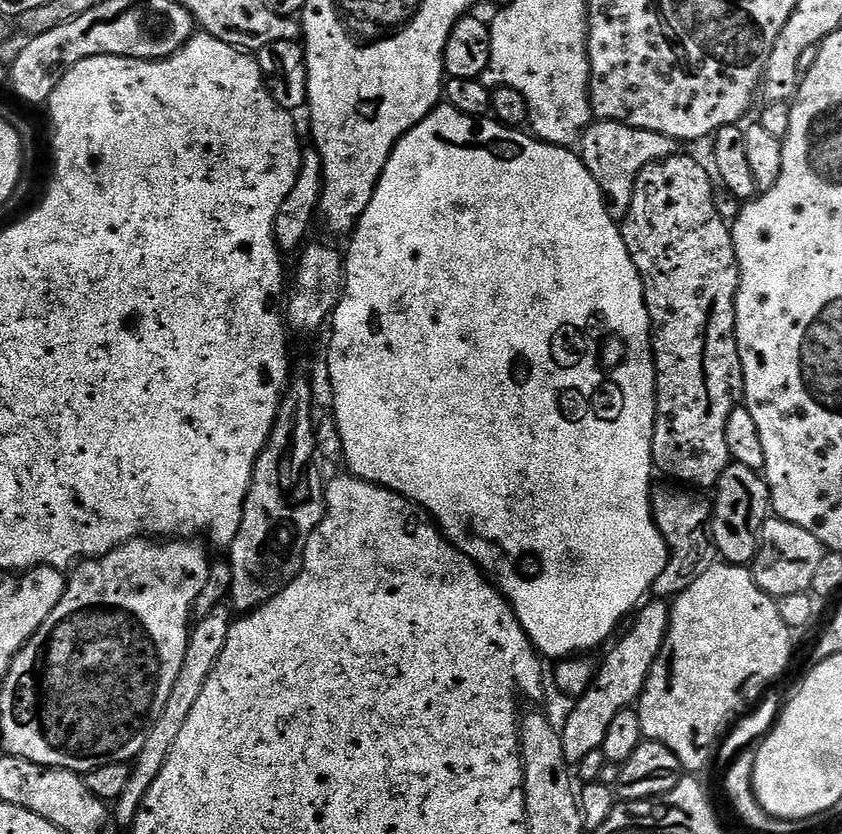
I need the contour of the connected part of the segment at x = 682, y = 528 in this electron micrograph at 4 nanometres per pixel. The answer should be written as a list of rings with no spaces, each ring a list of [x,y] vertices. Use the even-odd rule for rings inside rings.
[[[660,483],[652,490],[652,517],[668,547],[668,565],[654,582],[651,595],[656,598],[675,598],[682,594],[682,590],[690,590],[690,585],[698,582],[698,578],[702,578],[702,574],[706,574],[713,563],[708,557],[710,544],[705,539],[706,525],[710,520],[710,504],[700,497],[703,495],[679,483]],[[703,536],[705,541],[700,540]]]

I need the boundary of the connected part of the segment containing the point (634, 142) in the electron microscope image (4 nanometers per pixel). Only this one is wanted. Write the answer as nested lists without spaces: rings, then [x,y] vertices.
[[[596,120],[589,124],[578,141],[580,161],[586,166],[586,170],[590,170],[590,174],[594,174],[594,182],[598,182],[598,186],[604,192],[610,218],[617,222],[623,222],[630,210],[638,174],[642,174],[646,166],[677,155],[677,152],[677,141],[613,120]]]

